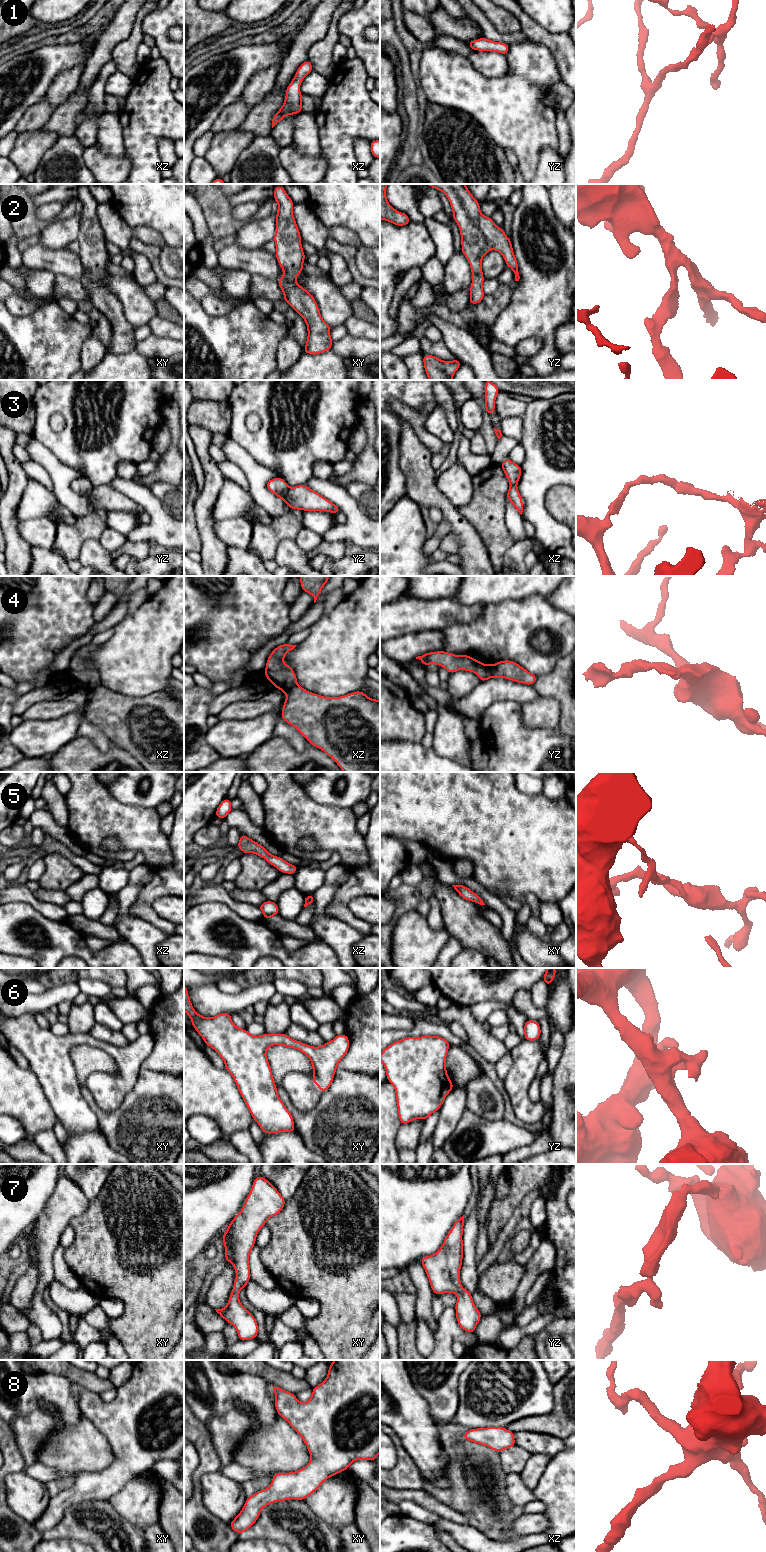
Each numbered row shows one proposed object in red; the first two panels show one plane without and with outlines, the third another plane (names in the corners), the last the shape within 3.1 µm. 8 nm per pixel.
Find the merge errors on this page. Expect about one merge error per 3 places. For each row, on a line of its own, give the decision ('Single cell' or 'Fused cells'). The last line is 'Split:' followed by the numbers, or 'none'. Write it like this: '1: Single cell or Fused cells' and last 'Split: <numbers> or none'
1: Single cell
2: Single cell
3: Fused cells
4: Fused cells
5: Single cell
6: Single cell
7: Single cell
8: Single cell
Split: 3, 4

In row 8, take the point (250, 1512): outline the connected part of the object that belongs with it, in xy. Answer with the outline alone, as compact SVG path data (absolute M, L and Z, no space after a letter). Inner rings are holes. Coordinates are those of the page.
M334 1360L329 1365L326 1379L321 1384L312 1389L312 1397L305 1403L300 1402L294 1393L285 1391L278 1386L272 1385L271 1390L275 1393L276 1411L278 1412L279 1416L285 1419L289 1425L301 1436L307 1446L311 1460L304 1468L300 1469L299 1471L289 1473L275 1473L272 1477L272 1483L268 1488L260 1490L252 1496L246 1498L245 1504L240 1513L229 1523L229 1526L238 1534L242 1534L247 1531L257 1521L261 1510L267 1505L277 1501L287 1501L289 1499L305 1500L329 1477L337 1475L341 1471L347 1470L352 1462L356 1460L373 1461L380 1454L380 1360Z

